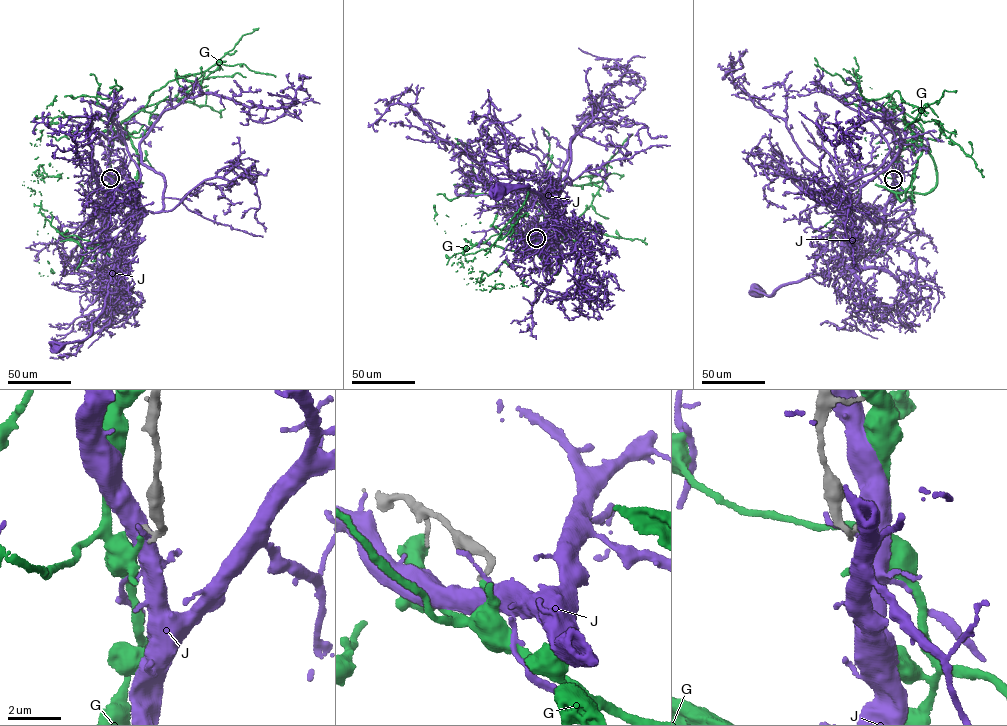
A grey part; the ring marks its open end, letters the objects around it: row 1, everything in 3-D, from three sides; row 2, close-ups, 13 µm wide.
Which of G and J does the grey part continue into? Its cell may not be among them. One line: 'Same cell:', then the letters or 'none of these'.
Same cell: none of these

